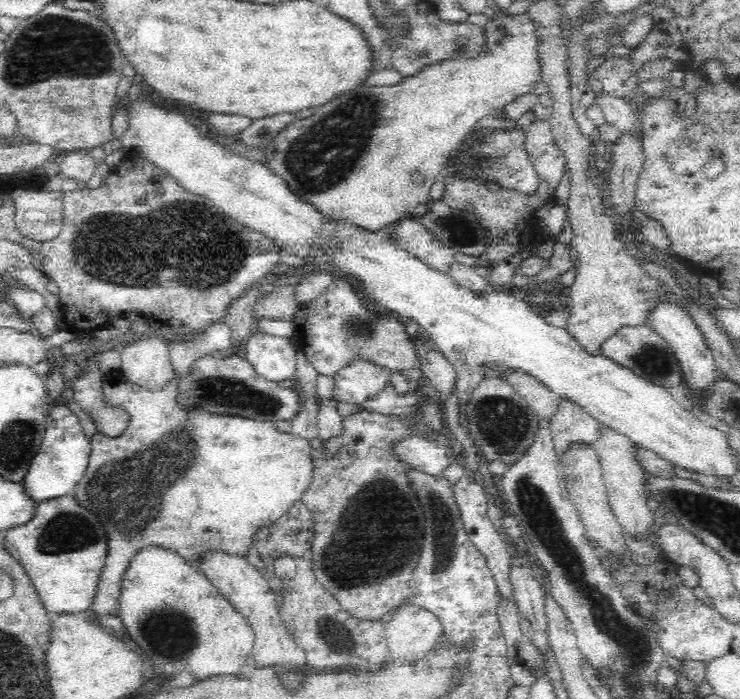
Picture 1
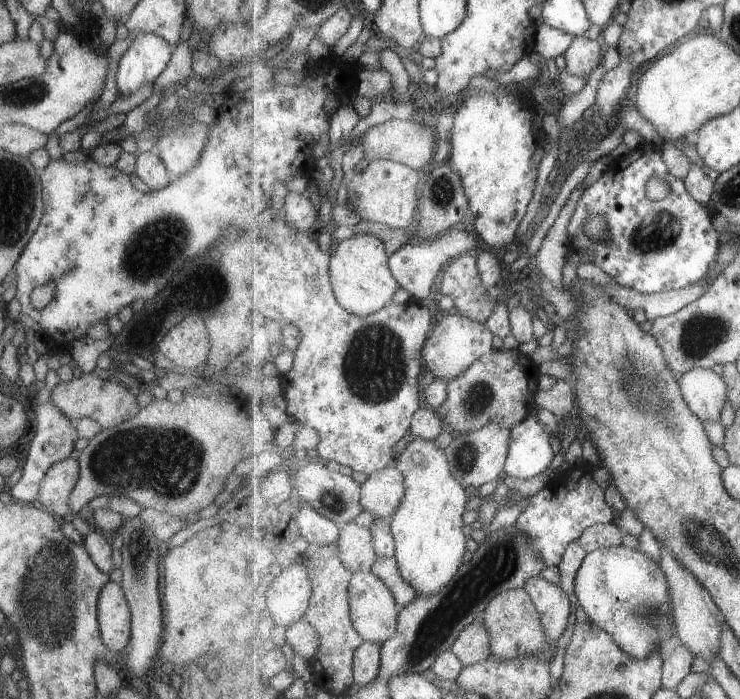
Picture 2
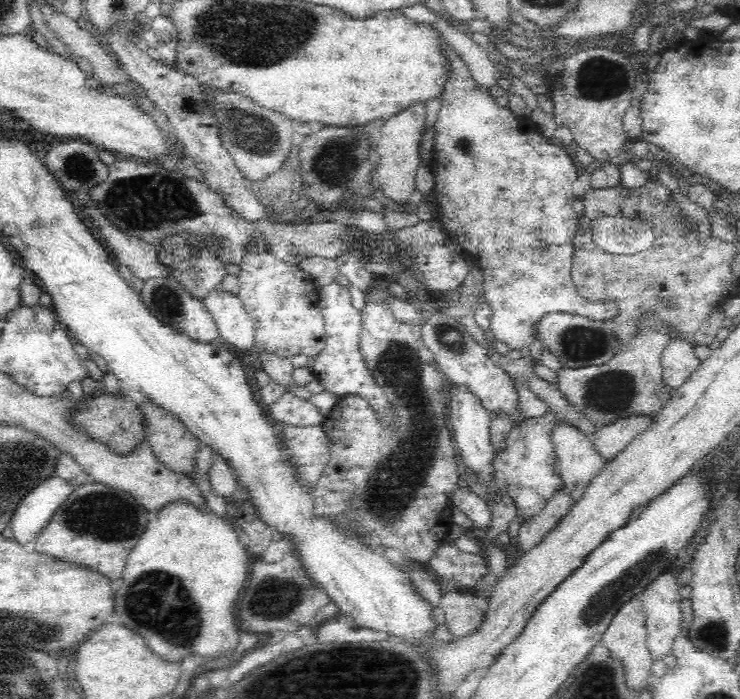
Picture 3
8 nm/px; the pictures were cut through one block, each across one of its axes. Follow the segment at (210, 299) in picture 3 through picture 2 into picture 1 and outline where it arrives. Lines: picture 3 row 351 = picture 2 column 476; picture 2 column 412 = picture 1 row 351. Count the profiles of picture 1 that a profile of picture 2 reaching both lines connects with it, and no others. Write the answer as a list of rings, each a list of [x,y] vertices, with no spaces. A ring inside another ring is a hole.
[[[254,331],[248,339],[245,339],[243,346],[241,355],[252,365],[258,376],[275,383],[282,382],[282,380],[294,381],[297,347],[293,333],[290,336],[277,336]]]

